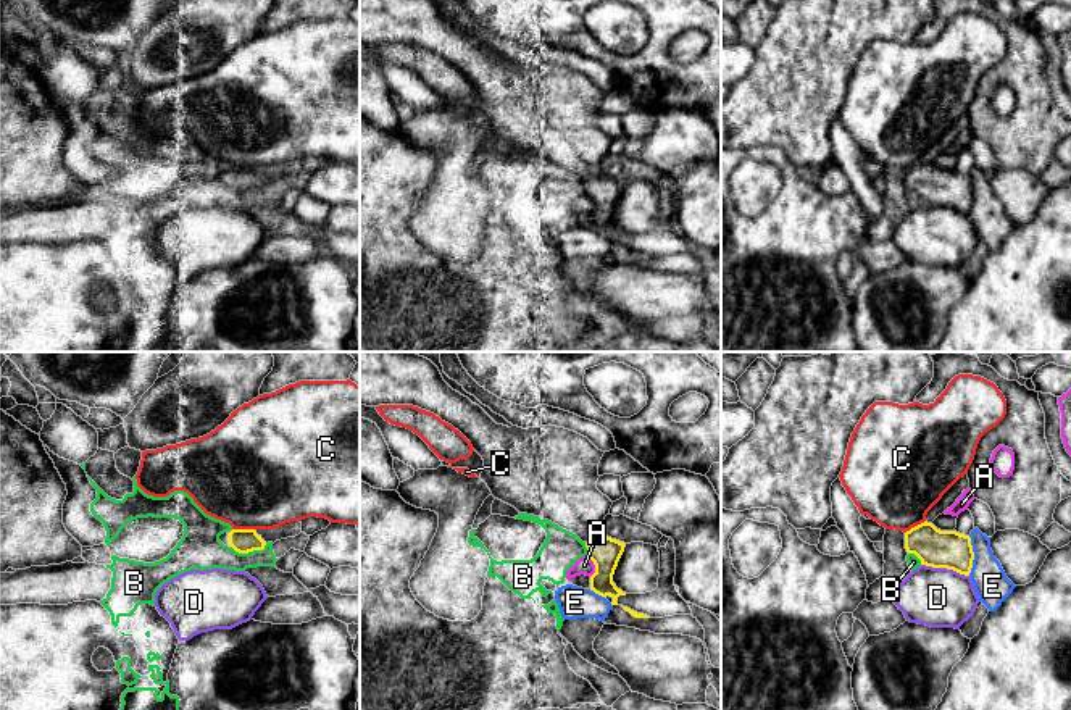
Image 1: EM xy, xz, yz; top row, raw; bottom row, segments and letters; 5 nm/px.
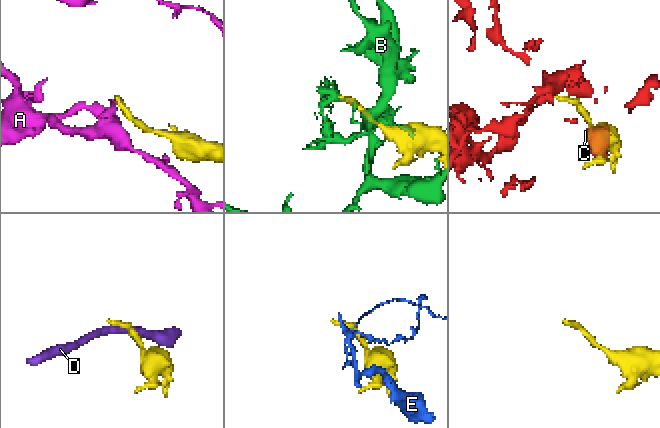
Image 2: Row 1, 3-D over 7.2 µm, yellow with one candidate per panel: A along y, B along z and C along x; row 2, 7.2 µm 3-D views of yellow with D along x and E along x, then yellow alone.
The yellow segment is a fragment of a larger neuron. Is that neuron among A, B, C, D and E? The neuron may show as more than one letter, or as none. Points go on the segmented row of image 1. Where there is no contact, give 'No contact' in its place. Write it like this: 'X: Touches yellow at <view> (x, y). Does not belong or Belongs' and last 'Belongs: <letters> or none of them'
A: Touches yellow at xz (595, 567). Does not belong
B: Touches yellow at xy (247, 552). Does not belong
C: Touches yellow at xy (244, 530). Does not belong
D: Touches yellow at yz (945, 567). Does not belong
E: Touches yellow at yz (973, 555). Does not belong
Belongs: none of them

